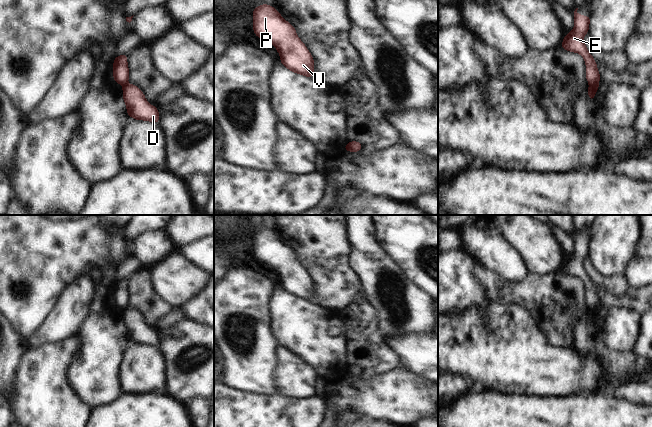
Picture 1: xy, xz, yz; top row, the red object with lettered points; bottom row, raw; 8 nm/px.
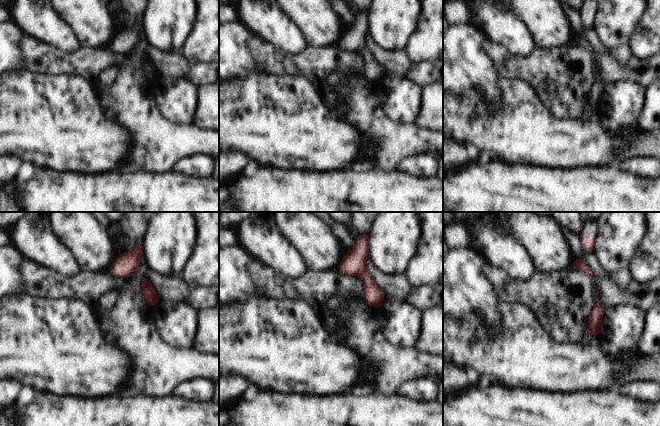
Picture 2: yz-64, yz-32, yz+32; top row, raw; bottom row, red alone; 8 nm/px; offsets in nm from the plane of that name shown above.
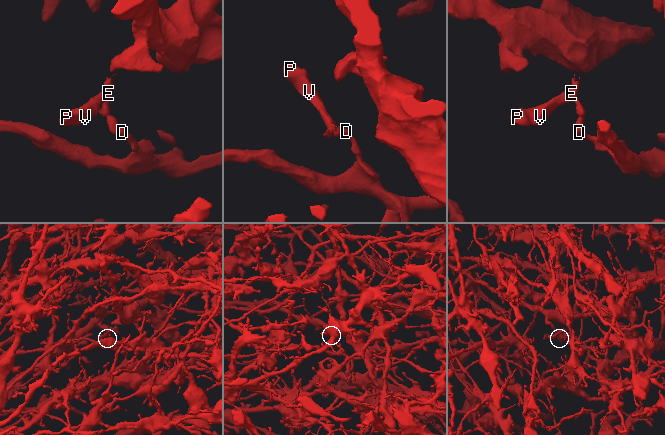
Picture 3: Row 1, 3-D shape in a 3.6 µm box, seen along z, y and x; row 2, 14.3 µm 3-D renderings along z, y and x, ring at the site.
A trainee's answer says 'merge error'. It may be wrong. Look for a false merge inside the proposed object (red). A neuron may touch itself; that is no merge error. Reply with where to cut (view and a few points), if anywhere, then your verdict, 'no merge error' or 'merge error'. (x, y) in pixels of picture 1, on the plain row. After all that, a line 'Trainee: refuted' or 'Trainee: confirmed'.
cut yz (597, 308), (590, 310); merge error
Trainee: confirmed

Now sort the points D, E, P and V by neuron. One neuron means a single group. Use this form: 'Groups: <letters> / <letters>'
Groups: D / E P V

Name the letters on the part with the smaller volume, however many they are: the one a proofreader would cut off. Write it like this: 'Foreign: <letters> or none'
Foreign: E, P, V

